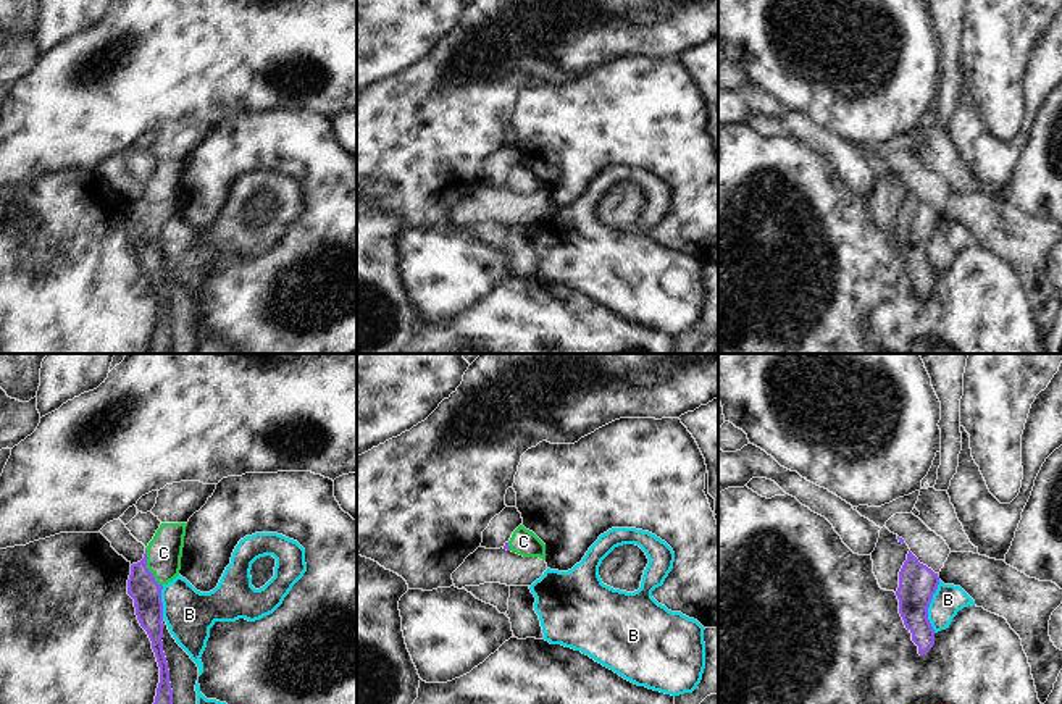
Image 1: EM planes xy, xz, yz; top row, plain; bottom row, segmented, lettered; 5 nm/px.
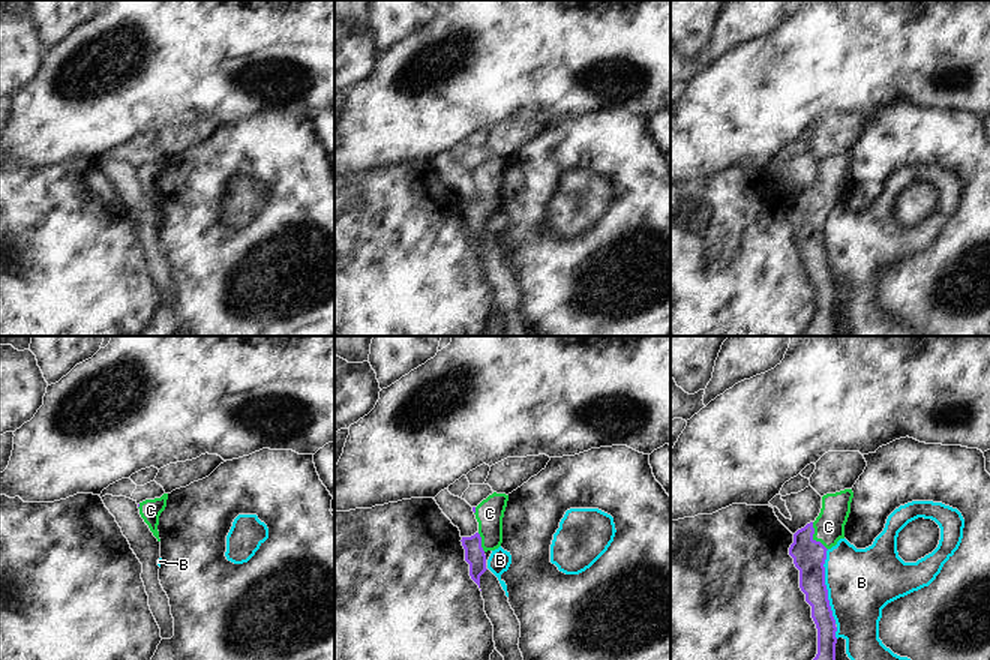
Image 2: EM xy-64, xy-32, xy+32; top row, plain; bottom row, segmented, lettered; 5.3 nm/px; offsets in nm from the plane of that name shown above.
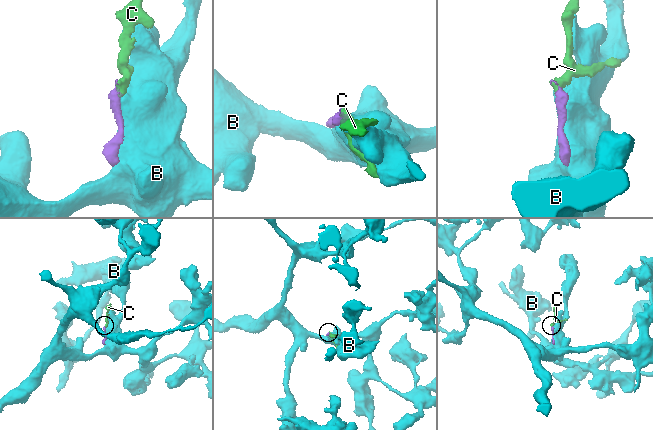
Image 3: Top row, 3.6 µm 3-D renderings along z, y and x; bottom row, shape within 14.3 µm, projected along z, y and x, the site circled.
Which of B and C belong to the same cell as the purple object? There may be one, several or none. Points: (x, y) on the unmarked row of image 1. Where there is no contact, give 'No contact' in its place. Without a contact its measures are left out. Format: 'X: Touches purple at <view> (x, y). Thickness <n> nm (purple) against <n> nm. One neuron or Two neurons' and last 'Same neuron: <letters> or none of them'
B: Touches purple at yz (928, 244). Thickness 190 nm (purple) against 150 nm. Two neurons
C: Touches purple at xy (147, 207). Thickness 150 nm (purple) against 180 nm. One neuron
Same neuron: C.

